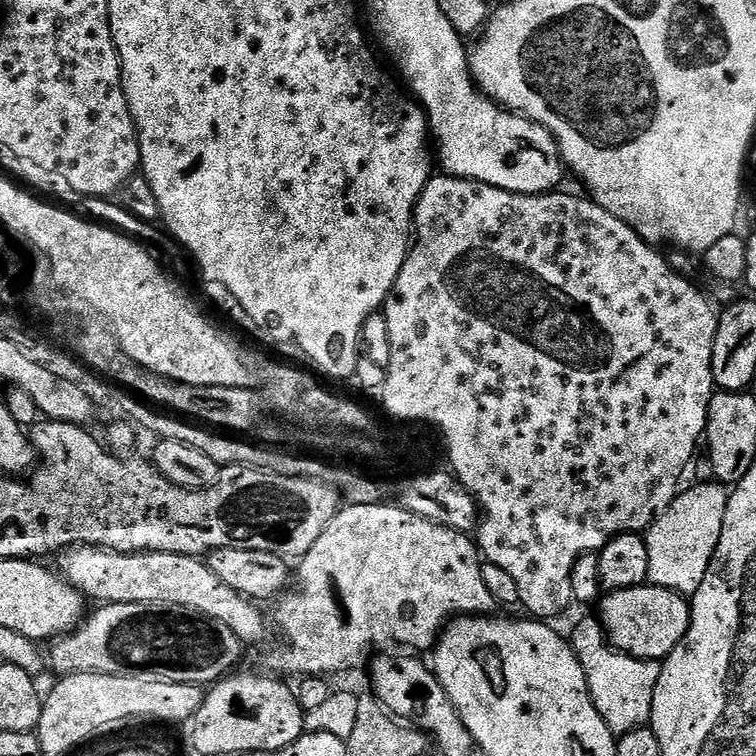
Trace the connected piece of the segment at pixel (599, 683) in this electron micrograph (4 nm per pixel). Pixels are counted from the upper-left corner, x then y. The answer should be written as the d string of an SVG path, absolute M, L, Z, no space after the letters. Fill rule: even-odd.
M595 615L584 616L573 626L570 643L586 674L594 706L613 736L619 738L645 727L652 718L654 686L658 686L661 661L639 660L613 648Z

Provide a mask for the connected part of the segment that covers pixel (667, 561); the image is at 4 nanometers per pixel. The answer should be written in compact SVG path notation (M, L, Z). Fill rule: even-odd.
M719 482L685 487L672 505L648 527L644 541L650 554L648 578L658 588L691 594L702 586L702 578L722 538L722 522L726 518L729 489Z

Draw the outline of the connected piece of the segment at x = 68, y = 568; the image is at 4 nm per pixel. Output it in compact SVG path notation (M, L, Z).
M65 548L59 553L60 568L59 575L63 576L69 584L72 584L84 595L89 601L100 600L101 605L105 604L161 604L162 606L182 606L190 610L198 610L202 614L206 614L210 618L214 618L218 622L222 622L226 626L230 626L230 630L234 630L234 634L240 639L241 645L256 644L264 635L267 634L268 628L270 632L270 624L264 621L264 616L260 613L261 605L248 599L247 596L240 596L238 590L230 590L230 586L226 586L226 582L221 582L218 574L214 574L214 570L210 570L210 566L203 559L195 556L183 556L182 554L170 554L169 552L111 552L105 548Z

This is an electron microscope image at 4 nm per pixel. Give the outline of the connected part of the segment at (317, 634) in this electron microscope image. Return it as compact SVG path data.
M385 502L374 506L354 506L350 504L341 507L340 511L336 513L336 517L330 522L330 526L326 526L326 530L322 530L318 542L314 542L314 546L310 546L307 554L300 557L298 561L300 569L297 572L295 569L294 572L294 586L289 587L275 601L275 604L277 604L274 628L275 631L277 628L284 635L285 644L281 648L274 649L269 654L268 664L273 668L271 671L276 674L283 674L285 677L297 675L296 677L300 678L306 676L332 678L335 672L348 672L351 668L362 667L364 663L365 667L373 659L374 653L377 651L377 649L375 650L376 644L401 644L404 647L401 649L415 650L420 654L424 654L424 651L427 653L429 650L435 649L436 642L449 620L457 616L487 616L497 611L496 600L490 594L490 590L486 590L486 582L482 582L481 563L482 557L477 545L465 533L455 532L446 526L430 522L418 514L406 511L395 503Z

